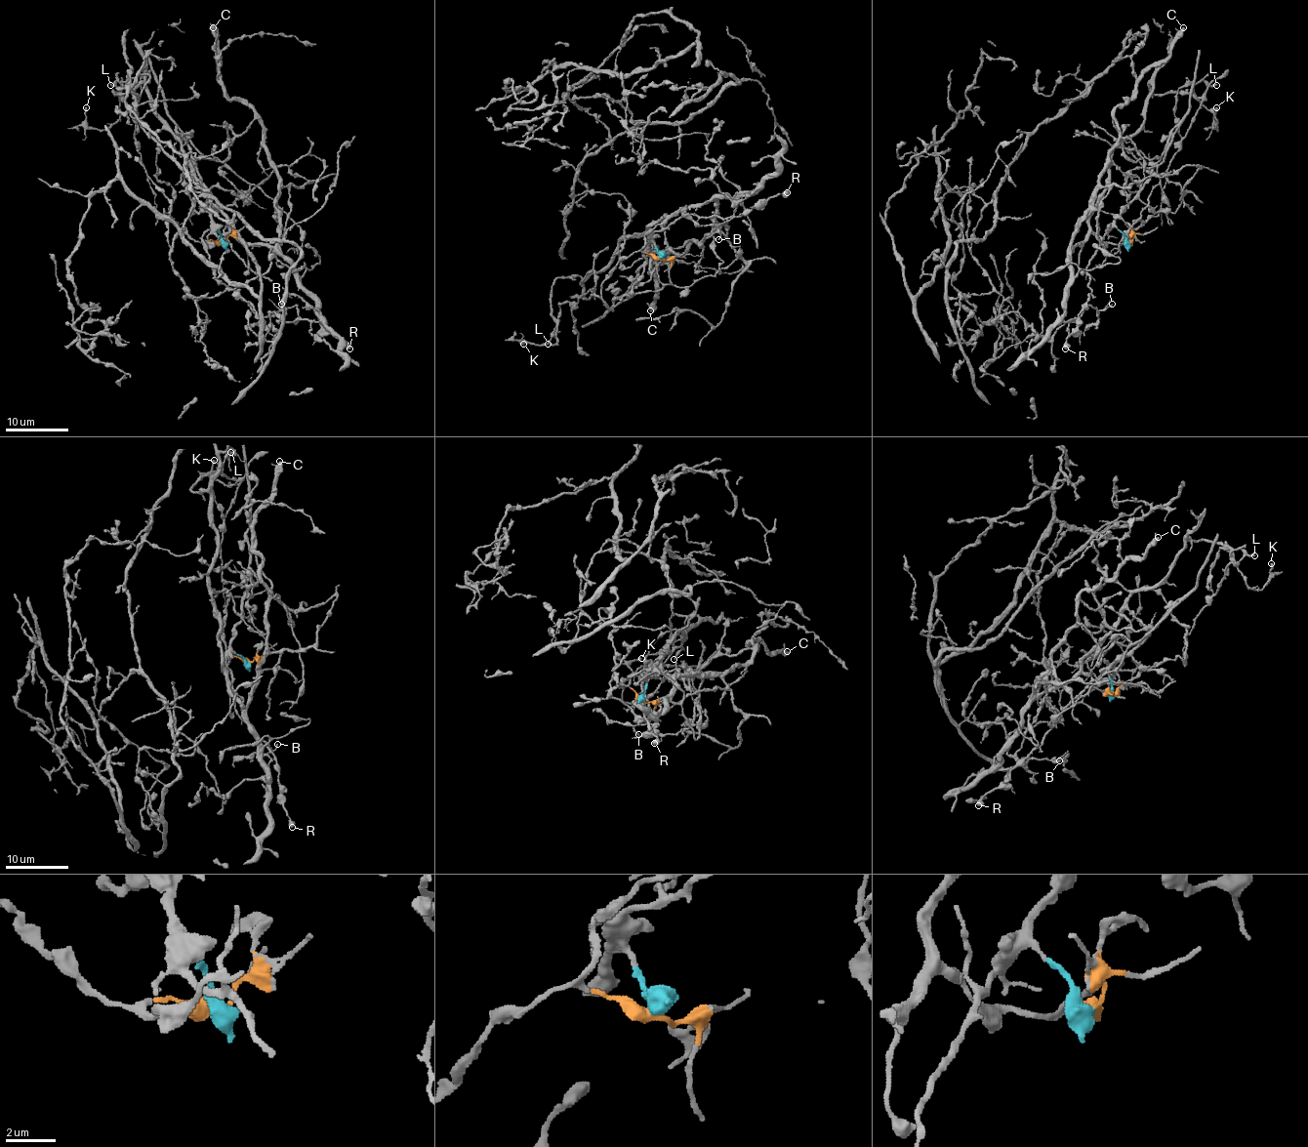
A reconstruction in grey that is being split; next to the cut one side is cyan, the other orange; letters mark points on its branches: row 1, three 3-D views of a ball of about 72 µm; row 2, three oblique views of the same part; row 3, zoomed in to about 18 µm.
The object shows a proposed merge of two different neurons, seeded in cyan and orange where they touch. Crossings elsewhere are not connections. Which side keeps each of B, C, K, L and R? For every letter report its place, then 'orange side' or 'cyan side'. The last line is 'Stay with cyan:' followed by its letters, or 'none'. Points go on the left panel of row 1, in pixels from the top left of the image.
B: at (281, 304); orange side
C: at (213, 27); orange side
K: at (86, 107); orange side
L: at (110, 85); orange side
R: at (349, 348); cyan side
Stay with cyan: R

